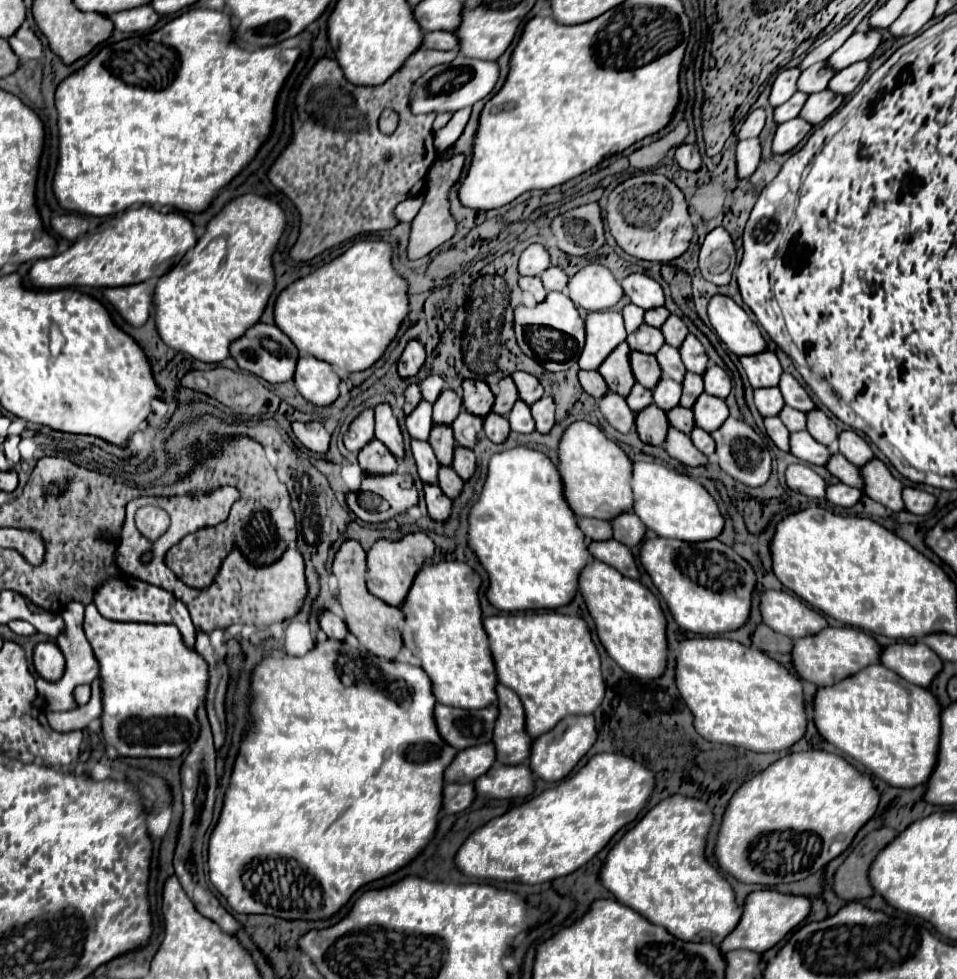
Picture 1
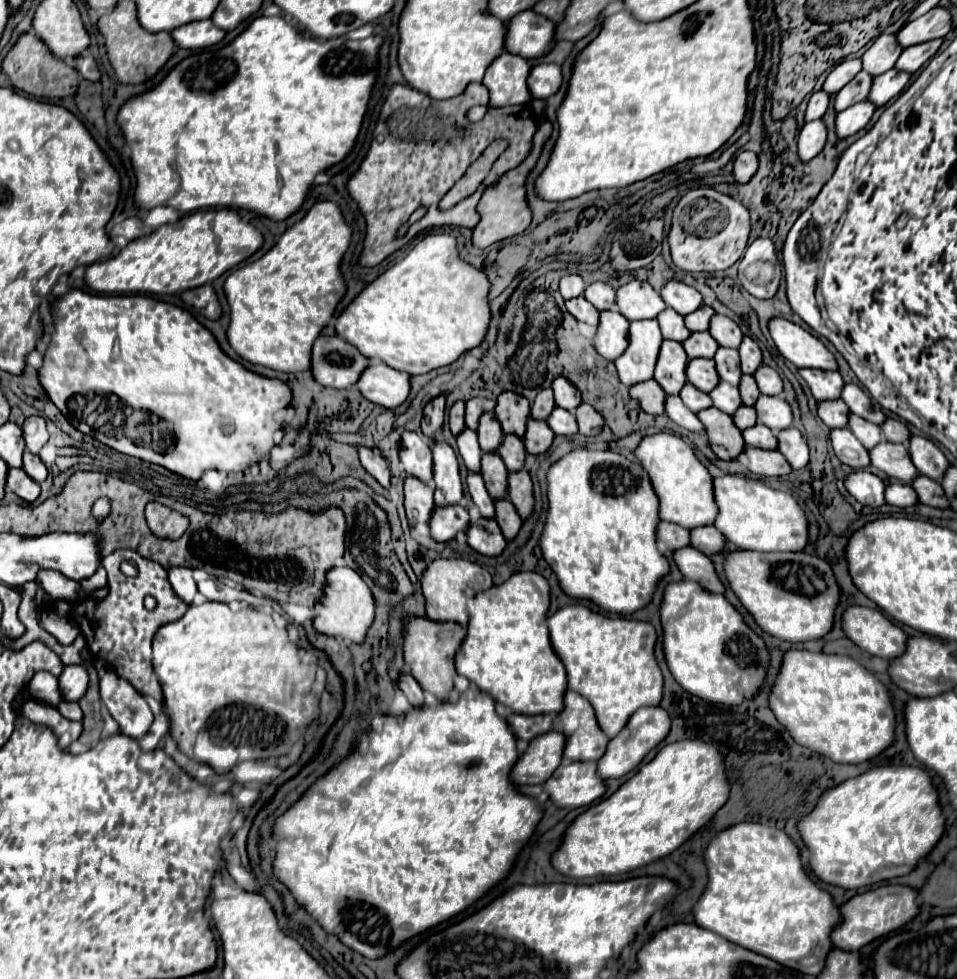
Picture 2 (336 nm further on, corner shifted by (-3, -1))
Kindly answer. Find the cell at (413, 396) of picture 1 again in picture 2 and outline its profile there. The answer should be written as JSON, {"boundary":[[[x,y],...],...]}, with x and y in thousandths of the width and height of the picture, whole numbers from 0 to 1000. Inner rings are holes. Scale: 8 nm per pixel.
{"boundary":[[[478,410],[469,420],[469,438],[473,444],[480,444],[486,438],[486,412]]]}

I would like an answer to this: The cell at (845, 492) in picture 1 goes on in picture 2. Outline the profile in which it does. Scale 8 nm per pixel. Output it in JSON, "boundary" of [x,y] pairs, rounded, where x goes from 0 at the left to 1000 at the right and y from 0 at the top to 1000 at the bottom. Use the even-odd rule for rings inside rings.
{"boundary":[[[931,493],[929,499],[925,502],[925,508],[927,508],[927,514],[937,516],[937,518],[950,518],[950,516],[960,514],[956,499],[946,493]]]}

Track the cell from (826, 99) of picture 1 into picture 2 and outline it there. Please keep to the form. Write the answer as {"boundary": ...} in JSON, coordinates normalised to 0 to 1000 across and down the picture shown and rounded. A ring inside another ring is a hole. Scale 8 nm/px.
{"boundary":[[[931,70],[914,79],[910,95],[908,95],[908,103],[912,103],[914,107],[927,107],[952,87],[952,79],[954,79],[952,75],[946,75],[939,70]]]}

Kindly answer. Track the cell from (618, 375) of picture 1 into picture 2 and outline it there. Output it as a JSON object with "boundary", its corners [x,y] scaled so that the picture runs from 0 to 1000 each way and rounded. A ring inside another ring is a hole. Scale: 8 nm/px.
{"boundary":[[[695,348],[695,352],[691,354],[691,365],[687,369],[684,387],[691,391],[697,403],[710,403],[710,399],[718,391],[718,385],[716,385],[718,371],[720,371],[720,365],[714,356],[714,350]]]}

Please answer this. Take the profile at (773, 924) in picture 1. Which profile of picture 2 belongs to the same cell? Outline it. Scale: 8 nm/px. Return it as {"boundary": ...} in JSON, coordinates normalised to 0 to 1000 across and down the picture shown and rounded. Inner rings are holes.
{"boundary":[[[923,904],[923,906],[910,908],[906,912],[893,914],[889,920],[879,924],[879,933],[881,933],[883,941],[870,953],[873,967],[883,969],[883,971],[896,971],[896,969],[908,965],[910,961],[914,961],[923,955],[929,955],[933,951],[944,949],[962,931],[962,924],[958,922],[958,916],[960,916],[960,908],[946,906],[946,904]]]}

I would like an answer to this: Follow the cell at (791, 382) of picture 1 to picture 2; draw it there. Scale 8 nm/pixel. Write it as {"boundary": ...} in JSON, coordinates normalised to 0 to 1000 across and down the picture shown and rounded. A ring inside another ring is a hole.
{"boundary":[[[885,391],[883,393],[883,401],[881,401],[879,408],[887,414],[889,422],[893,422],[898,426],[904,426],[906,430],[914,430],[914,432],[927,430],[927,424],[923,422],[923,418],[916,412],[912,412],[910,403],[898,393]]]}

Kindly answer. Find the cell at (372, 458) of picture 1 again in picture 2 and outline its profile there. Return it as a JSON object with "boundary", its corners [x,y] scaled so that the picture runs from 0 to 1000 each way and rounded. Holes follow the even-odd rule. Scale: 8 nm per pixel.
{"boundary":[[[434,487],[423,489],[423,522],[429,536],[448,534],[455,518],[455,495],[444,495]]]}

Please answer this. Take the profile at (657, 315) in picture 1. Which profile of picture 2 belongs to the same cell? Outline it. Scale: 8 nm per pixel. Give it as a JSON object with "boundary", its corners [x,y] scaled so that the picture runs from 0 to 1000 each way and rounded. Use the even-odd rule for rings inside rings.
{"boundary":[[[735,312],[732,316],[728,316],[728,320],[720,320],[716,322],[716,332],[720,332],[722,338],[739,338],[741,336],[741,328],[747,322],[747,318],[739,312]]]}

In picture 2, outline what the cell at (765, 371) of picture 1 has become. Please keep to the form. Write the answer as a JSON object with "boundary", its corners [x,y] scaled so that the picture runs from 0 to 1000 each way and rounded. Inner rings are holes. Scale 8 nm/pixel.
{"boundary":[[[837,377],[837,385],[841,387],[843,395],[847,397],[850,406],[856,410],[879,408],[881,399],[881,385],[875,379],[858,379],[858,377]]]}

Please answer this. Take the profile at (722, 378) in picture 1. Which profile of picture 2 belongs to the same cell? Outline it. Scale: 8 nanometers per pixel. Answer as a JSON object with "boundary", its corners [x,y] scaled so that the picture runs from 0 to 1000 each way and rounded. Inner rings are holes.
{"boundary":[[[793,375],[789,381],[791,393],[797,403],[816,403],[818,401],[818,385],[808,375]]]}

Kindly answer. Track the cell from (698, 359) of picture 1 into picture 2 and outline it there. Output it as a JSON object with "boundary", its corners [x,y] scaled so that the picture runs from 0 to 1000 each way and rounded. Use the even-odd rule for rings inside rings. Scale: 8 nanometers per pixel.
{"boundary":[[[778,344],[776,350],[774,350],[772,361],[774,361],[774,377],[776,377],[776,381],[787,383],[791,379],[791,375],[795,375],[795,371],[797,371],[795,354],[785,344]]]}

